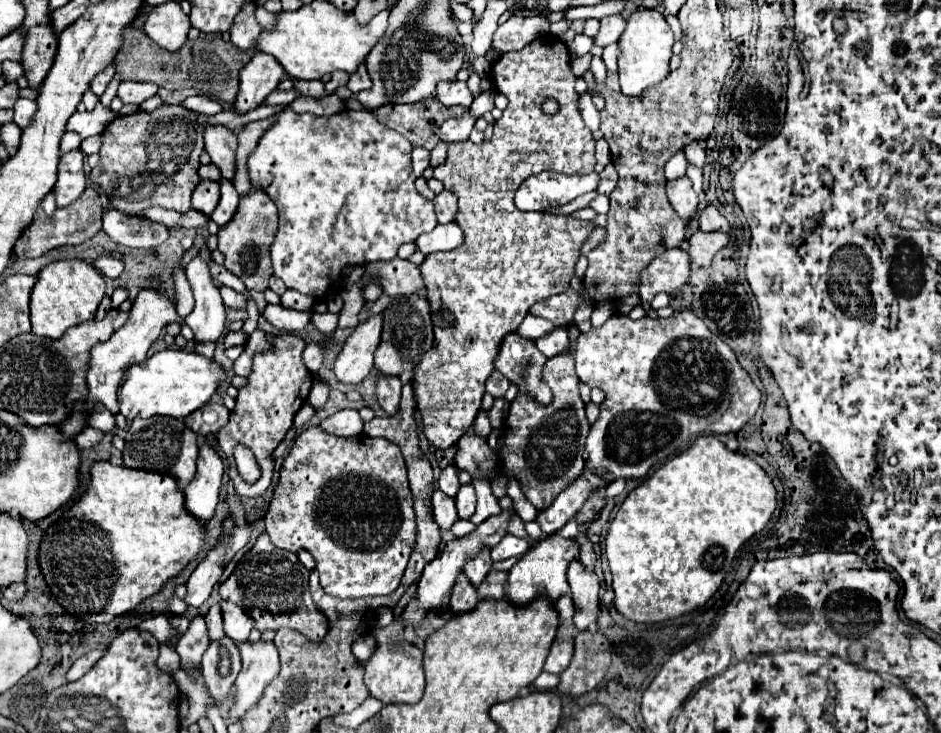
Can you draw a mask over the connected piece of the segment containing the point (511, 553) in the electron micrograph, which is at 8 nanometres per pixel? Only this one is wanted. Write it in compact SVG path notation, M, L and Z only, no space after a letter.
M506 535L496 547L492 547L492 561L504 561L510 557L520 557L524 555L528 549L528 541L514 537L514 535Z

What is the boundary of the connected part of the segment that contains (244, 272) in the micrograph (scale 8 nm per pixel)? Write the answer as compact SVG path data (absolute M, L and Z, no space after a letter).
M252 189L246 197L240 197L240 207L234 219L220 227L218 233L218 249L224 255L224 267L232 271L238 279L244 281L250 291L266 291L268 279L272 277L270 263L270 245L278 227L278 209L272 199L264 191Z

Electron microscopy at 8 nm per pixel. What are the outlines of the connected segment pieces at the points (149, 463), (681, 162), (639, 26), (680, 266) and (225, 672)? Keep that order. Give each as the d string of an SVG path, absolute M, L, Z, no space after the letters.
M134 419L128 433L134 439L130 439L124 445L122 451L124 465L130 469L170 475L176 479L178 489L184 491L184 487L192 481L192 475L196 475L196 459L198 459L196 433L188 429L186 423L180 419Z
M678 151L678 153L666 163L666 167L664 167L664 177L666 177L668 181L672 181L672 179L682 177L684 173L686 173L686 157L684 157L684 151Z
M646 7L636 9L626 19L626 29L624 29L622 37L618 39L618 45L620 45L620 57L618 57L620 71L618 73L620 73L620 85L622 85L624 95L638 97L638 95L642 95L642 91L646 87L656 85L670 73L668 63L672 57L674 37L672 37L672 29L668 27L668 23L660 11L646 9Z
M668 249L656 259L650 261L646 269L640 273L640 297L642 301L652 301L652 297L660 291L674 293L682 285L688 283L690 277L690 259L682 249Z
M232 639L212 641L202 657L202 679L216 705L232 695L236 675L240 673L240 653Z

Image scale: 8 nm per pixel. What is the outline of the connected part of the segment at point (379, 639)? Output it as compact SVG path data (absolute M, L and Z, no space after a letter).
M400 621L390 623L388 627L378 627L374 633L376 651L366 661L364 683L372 697L390 703L416 703L424 693L424 671L422 671L422 651L404 641L404 625Z

